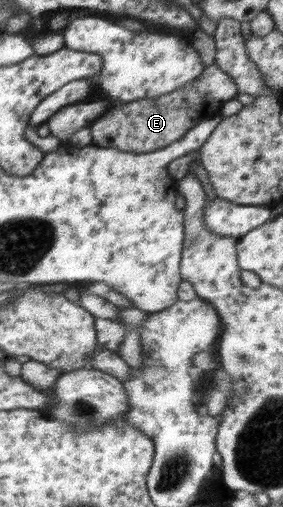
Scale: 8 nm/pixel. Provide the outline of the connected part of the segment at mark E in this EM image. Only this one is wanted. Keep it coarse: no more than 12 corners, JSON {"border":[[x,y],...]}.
{"border":[[212,63],[155,99],[114,105],[93,146],[149,153],[221,114],[234,78]]}

